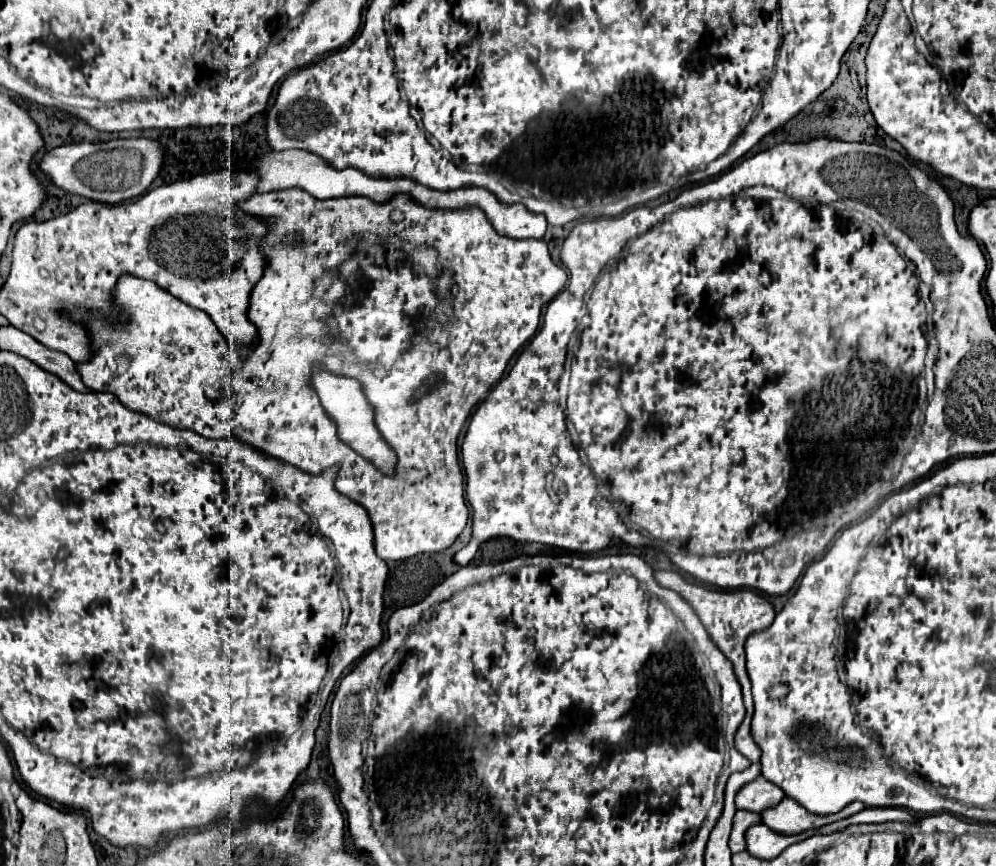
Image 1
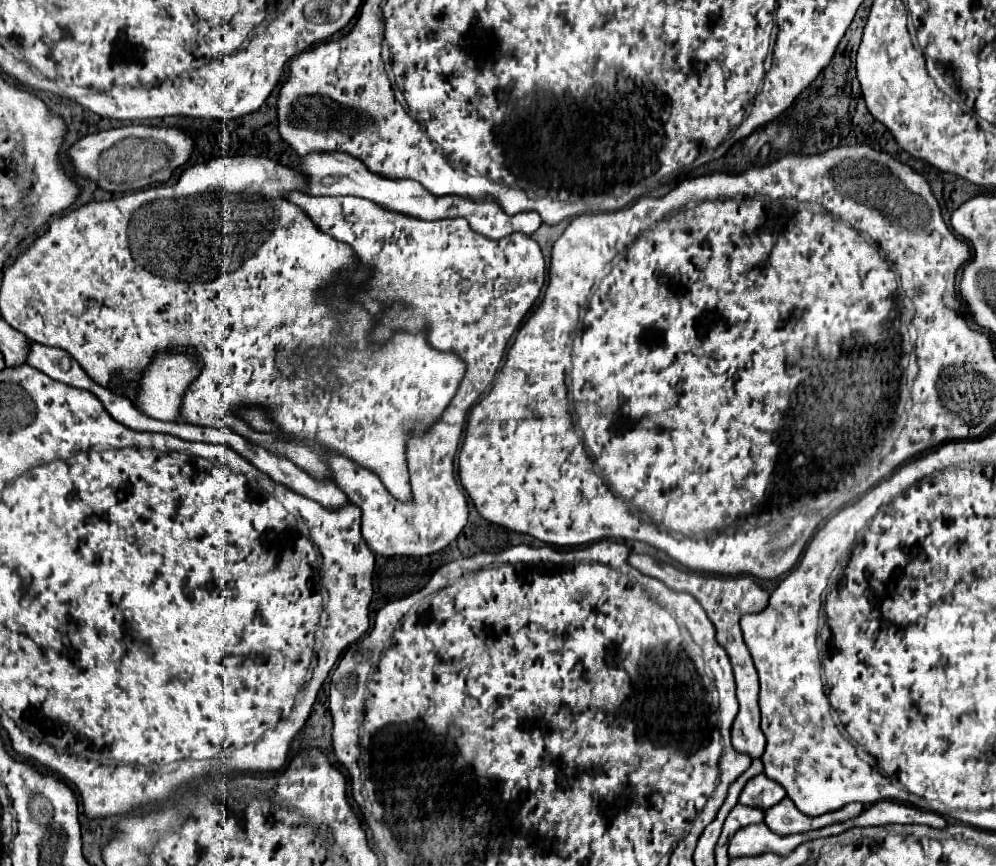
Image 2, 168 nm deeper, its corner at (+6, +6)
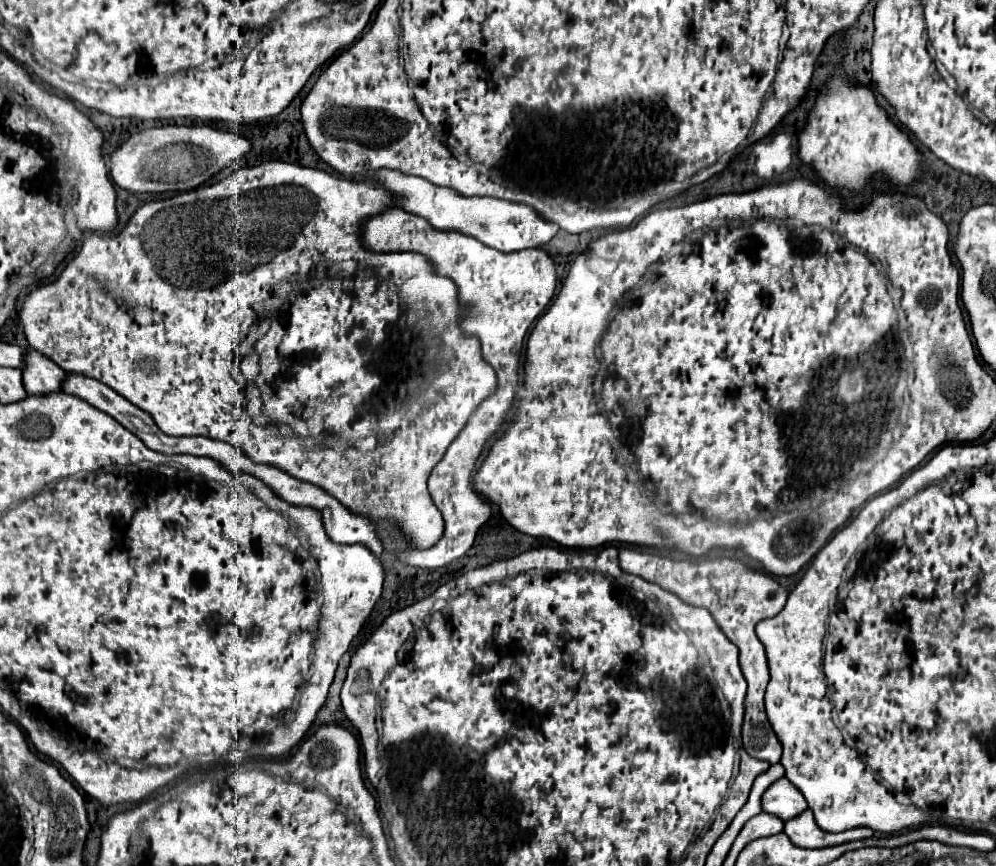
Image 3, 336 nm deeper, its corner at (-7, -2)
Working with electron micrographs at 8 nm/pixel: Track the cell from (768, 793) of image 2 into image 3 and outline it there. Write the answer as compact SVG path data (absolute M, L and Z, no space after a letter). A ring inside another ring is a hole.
M781 778L775 784L771 784L763 794L763 812L779 816L783 822L797 816L805 808L807 804L803 794L797 792L797 788L793 788L793 784L787 778Z

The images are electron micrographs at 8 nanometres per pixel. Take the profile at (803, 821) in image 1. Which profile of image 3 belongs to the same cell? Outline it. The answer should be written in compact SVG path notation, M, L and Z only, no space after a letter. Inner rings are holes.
M809 808L805 812L801 812L799 816L787 820L783 832L799 848L825 848L825 846L837 846L837 844L845 844L849 840L863 840L863 838L873 836L873 830L865 828L865 826L849 828L849 830L837 832L837 834L825 832L815 824L813 812Z

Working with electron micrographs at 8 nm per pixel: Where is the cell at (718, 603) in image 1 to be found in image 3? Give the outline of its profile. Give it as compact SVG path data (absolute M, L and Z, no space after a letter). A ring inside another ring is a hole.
M715 546L712 550L705 550L704 558L688 556L694 560L669 560L665 557L665 552L637 552L637 550L628 550L627 547L619 548L619 562L621 562L621 568L625 568L625 572L629 574L639 574L641 578L653 582L653 584L659 584L661 588L677 594L683 602L687 604L693 604L693 606L703 606L707 608L715 622L719 624L719 628L723 630L723 634L739 648L739 664L741 664L741 670L747 678L747 684L749 684L749 690L747 690L747 710L745 710L745 722L743 722L743 748L749 756L757 758L757 760L765 760L769 764L777 764L779 758L781 758L781 744L777 740L777 736L771 732L769 728L769 722L767 722L767 716L765 716L765 706L763 706L763 696L765 696L765 688L769 684L769 668L767 668L767 656L765 656L765 648L763 644L759 642L759 638L755 636L755 624L763 618L771 618L771 616L777 616L783 606L785 606L785 596L787 596L787 590L781 588L769 574L765 572L755 572L751 568L747 568L745 564L741 564L739 560L729 560L729 558L719 558L719 560L709 560L705 558L710 551L715 551L719 546Z

